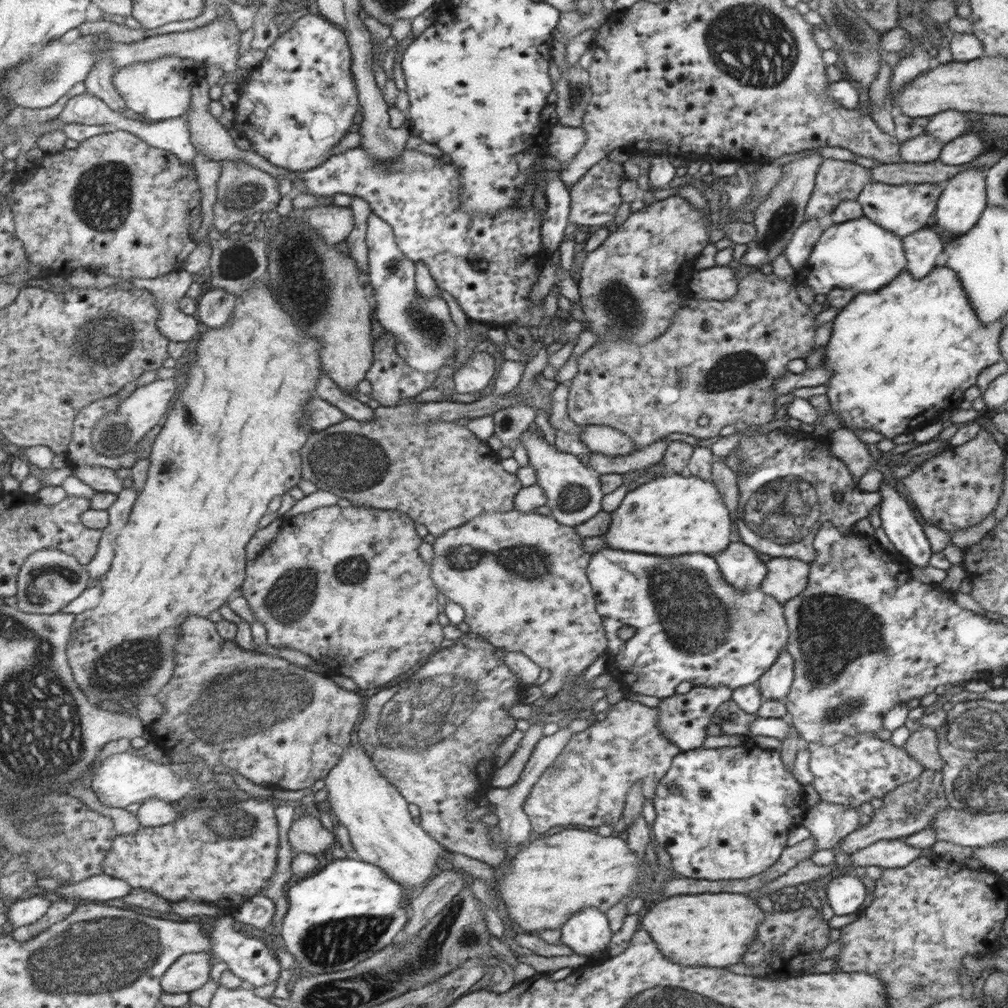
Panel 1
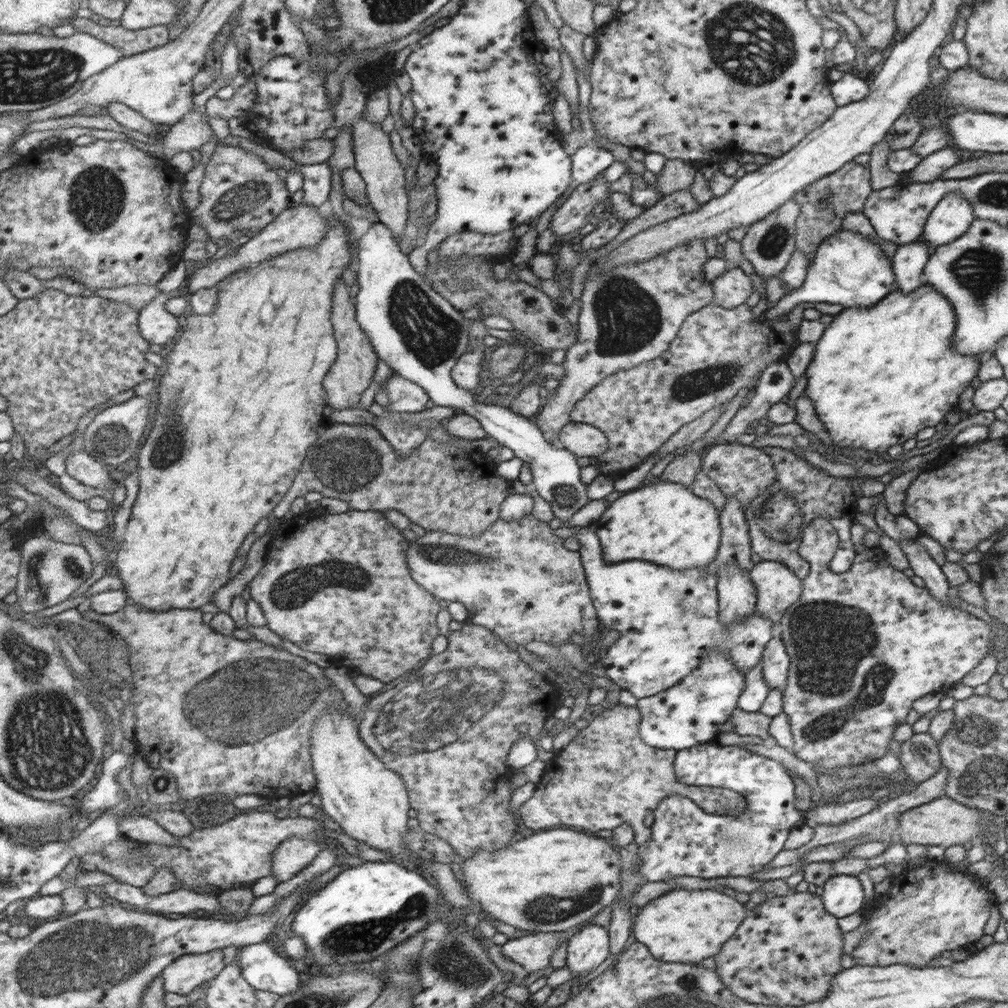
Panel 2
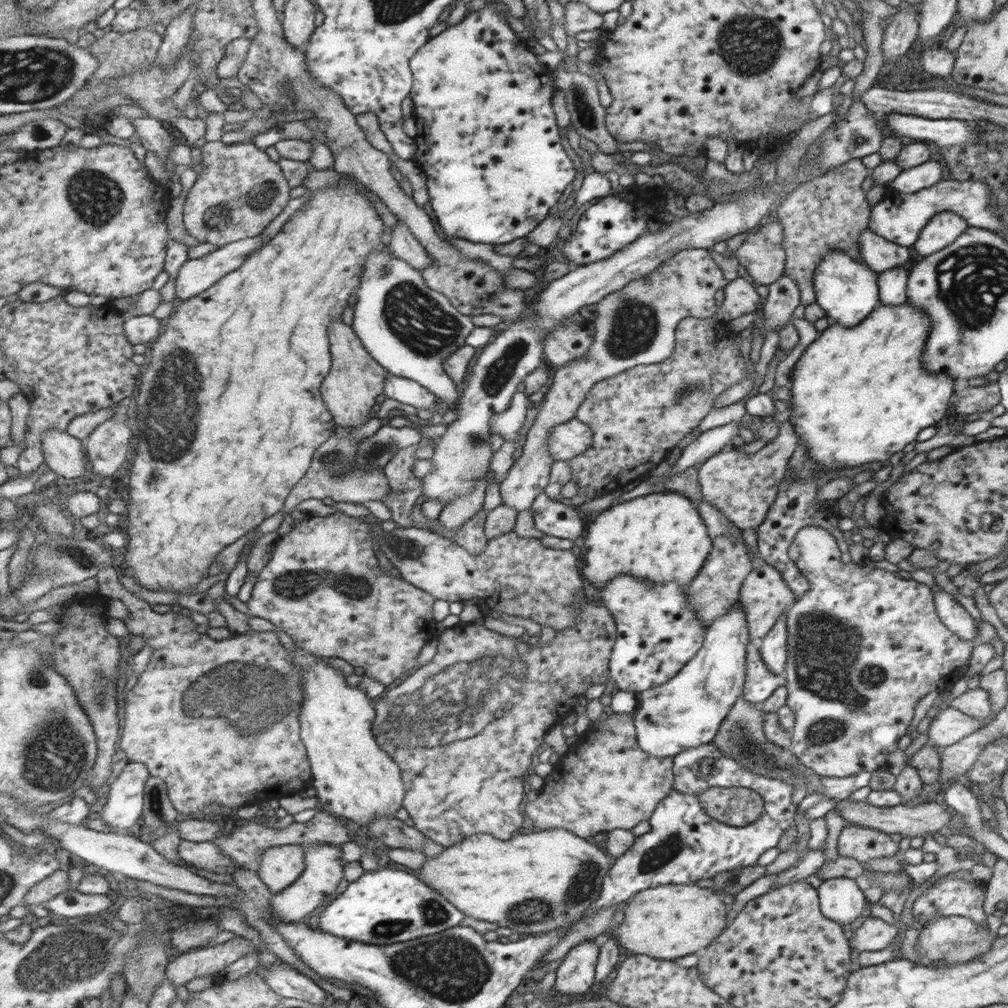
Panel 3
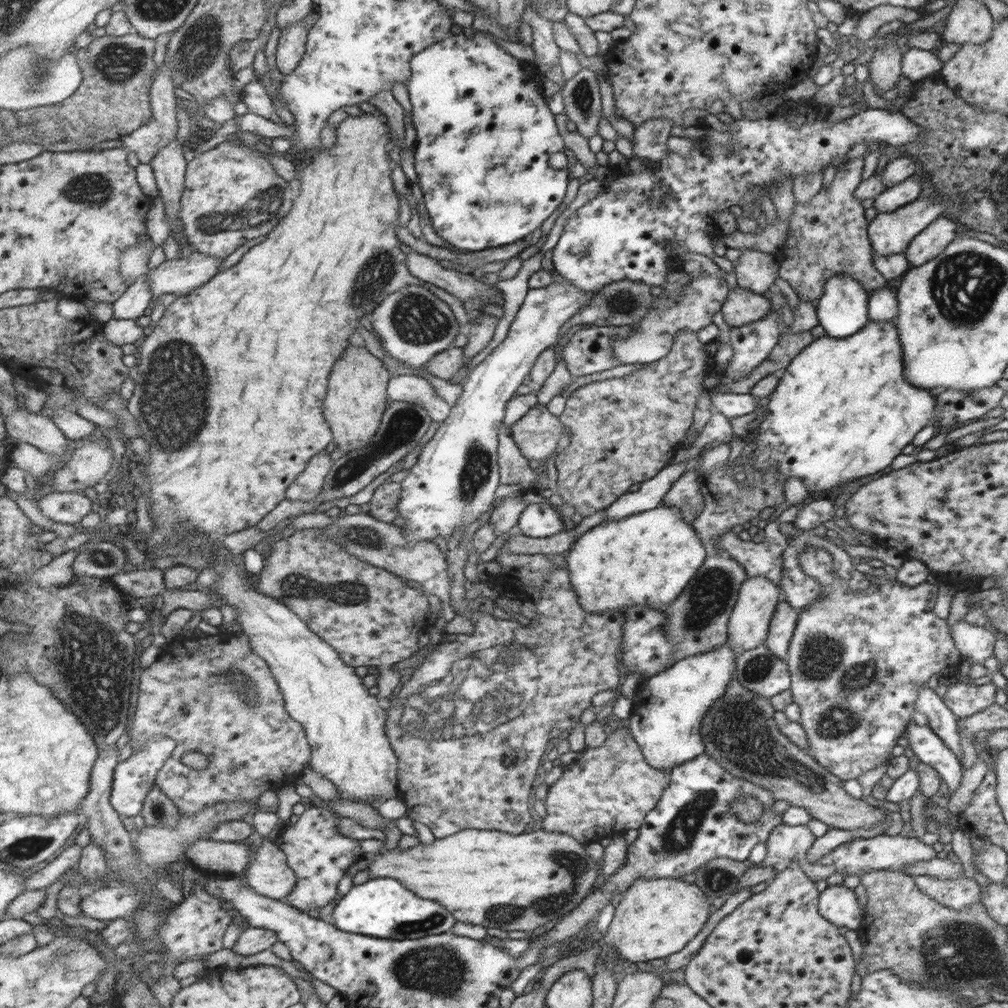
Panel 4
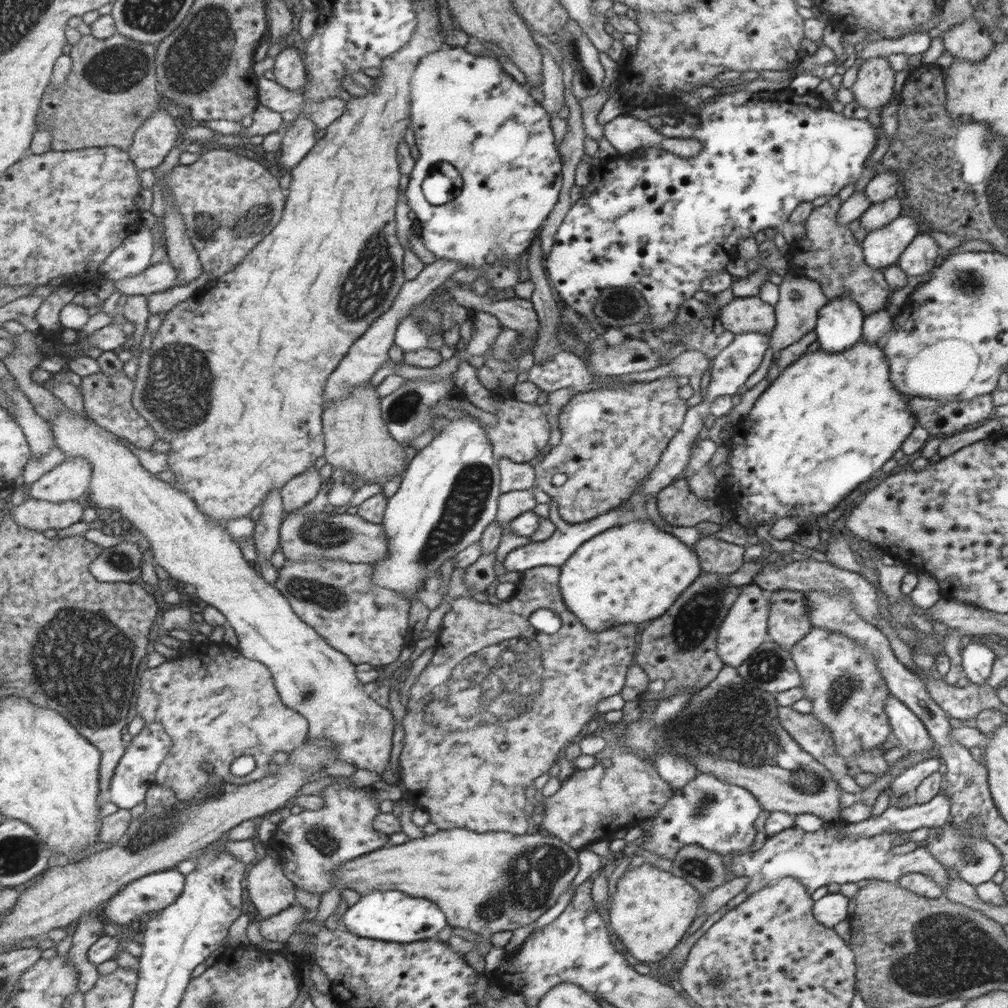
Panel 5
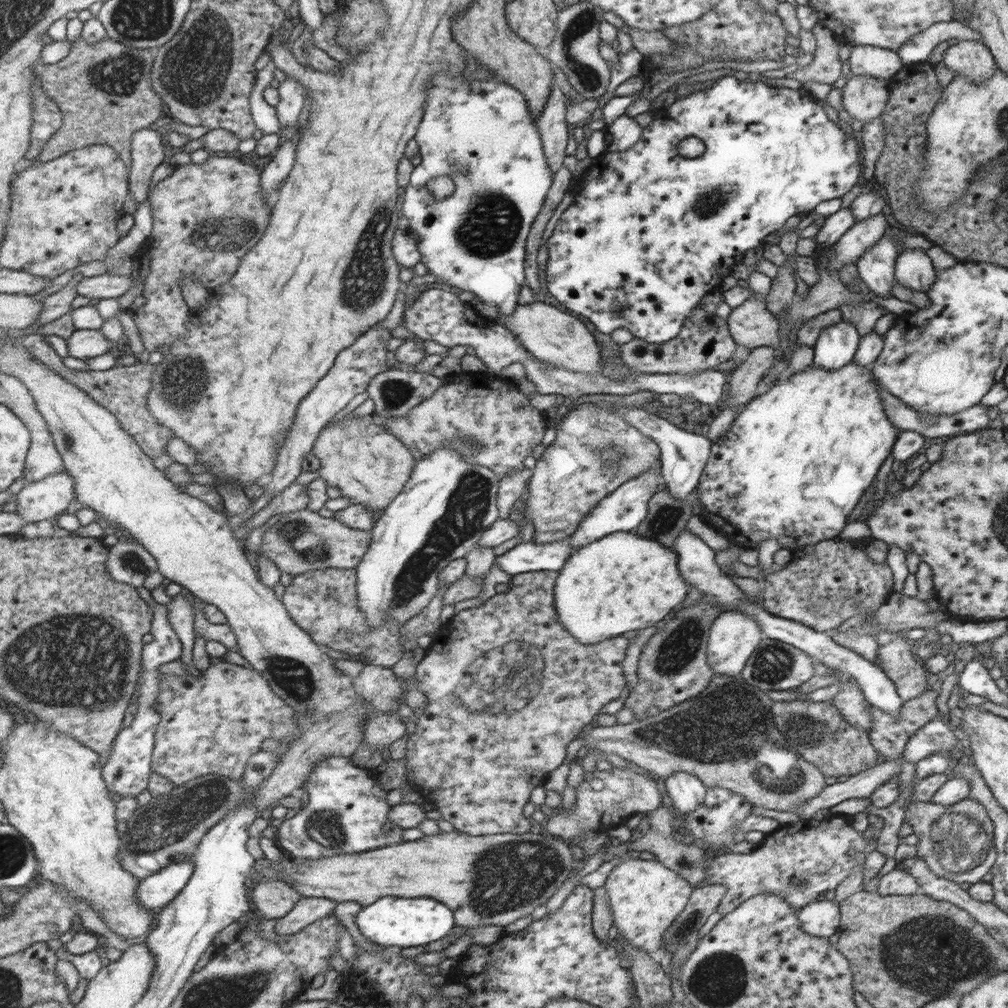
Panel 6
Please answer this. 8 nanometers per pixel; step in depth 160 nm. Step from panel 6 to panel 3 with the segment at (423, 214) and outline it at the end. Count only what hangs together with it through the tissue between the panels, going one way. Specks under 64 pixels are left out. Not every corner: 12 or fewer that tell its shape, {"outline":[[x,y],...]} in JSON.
{"outline":[[485,2],[409,63],[446,236],[533,231],[575,176],[552,71]]}

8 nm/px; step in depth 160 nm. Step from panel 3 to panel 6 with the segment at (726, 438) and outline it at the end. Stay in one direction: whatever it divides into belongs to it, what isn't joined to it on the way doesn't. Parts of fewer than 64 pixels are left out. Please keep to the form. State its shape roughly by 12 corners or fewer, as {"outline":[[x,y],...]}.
{"outline":[[519,543],[494,563],[512,577],[558,571],[573,553],[555,543]]}

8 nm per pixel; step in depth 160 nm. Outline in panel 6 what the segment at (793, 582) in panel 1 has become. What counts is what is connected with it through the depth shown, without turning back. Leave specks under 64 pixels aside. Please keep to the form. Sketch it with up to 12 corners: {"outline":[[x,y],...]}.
{"outline":[[725,611],[711,624],[713,674],[739,676],[764,638],[751,615]]}

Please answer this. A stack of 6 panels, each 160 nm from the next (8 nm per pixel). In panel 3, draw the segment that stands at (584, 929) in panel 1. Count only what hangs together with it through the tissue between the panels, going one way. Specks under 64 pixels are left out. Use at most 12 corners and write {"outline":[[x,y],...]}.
{"outline":[[593,939],[569,949],[551,993],[587,992],[599,950]]}

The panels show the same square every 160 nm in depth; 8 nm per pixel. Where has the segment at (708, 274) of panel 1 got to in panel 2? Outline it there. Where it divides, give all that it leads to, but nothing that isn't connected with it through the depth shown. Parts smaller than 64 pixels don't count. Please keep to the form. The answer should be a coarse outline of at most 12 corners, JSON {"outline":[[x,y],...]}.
{"outline":[[738,266],[716,276],[713,304],[735,308],[756,296]]}

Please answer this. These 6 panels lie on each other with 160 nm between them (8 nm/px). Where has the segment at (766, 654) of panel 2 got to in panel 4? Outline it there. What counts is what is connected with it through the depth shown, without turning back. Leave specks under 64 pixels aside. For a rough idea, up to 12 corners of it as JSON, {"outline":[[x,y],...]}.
{"outline":[[782,598],[764,645],[785,661],[798,610]]}

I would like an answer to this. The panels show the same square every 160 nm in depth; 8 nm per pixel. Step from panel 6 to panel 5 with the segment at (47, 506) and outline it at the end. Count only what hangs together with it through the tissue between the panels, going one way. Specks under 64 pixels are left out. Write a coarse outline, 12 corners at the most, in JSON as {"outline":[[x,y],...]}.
{"outline":[[68,458],[33,483],[26,497],[53,503],[89,493],[92,464]]}

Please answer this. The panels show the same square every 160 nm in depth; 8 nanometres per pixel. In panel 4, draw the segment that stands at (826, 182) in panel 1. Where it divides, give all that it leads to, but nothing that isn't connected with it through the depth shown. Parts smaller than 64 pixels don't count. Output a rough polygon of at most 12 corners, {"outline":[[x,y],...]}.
{"outline":[[859,154],[807,202],[794,202],[778,278],[815,302],[827,279],[869,296],[873,263],[854,192]]}

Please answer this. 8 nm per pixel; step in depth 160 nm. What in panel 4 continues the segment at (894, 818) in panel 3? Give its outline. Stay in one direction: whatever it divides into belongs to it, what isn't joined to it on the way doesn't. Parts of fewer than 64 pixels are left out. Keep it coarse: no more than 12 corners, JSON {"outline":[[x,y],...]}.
{"outline":[[734,676],[702,718],[705,754],[830,828],[889,826],[779,732]]}

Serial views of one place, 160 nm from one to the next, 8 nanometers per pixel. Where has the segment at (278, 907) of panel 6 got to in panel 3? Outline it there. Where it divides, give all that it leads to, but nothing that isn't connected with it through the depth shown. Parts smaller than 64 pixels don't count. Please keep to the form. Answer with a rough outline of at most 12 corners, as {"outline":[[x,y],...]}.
{"outline":[[300,845],[263,852],[258,874],[274,894],[306,867]]}

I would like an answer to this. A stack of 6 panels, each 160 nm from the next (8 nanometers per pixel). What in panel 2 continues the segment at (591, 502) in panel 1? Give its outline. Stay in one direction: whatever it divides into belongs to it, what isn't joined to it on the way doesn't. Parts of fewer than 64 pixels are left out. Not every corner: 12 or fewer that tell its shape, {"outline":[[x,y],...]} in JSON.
{"outline":[[477,400],[462,412],[528,464],[562,521],[587,504],[575,458],[531,418]]}

